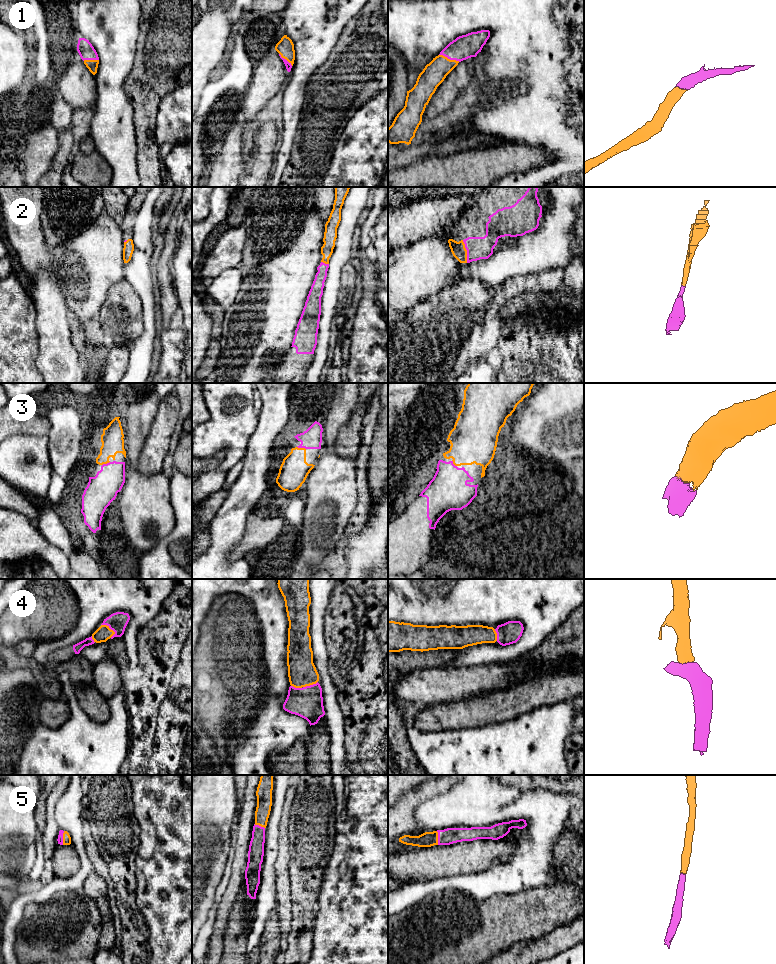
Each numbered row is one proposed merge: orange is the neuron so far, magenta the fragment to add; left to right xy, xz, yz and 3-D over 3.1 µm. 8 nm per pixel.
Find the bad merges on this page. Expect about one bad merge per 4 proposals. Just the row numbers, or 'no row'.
no row

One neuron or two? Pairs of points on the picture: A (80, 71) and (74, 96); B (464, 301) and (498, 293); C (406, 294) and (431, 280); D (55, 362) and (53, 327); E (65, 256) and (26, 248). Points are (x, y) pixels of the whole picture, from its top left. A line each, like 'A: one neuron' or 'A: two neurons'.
A: one neuron
B: two neurons
C: one neuron
D: one neuron
E: two neurons

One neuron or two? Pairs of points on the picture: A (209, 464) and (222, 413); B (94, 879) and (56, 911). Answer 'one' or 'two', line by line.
A: two
B: two

